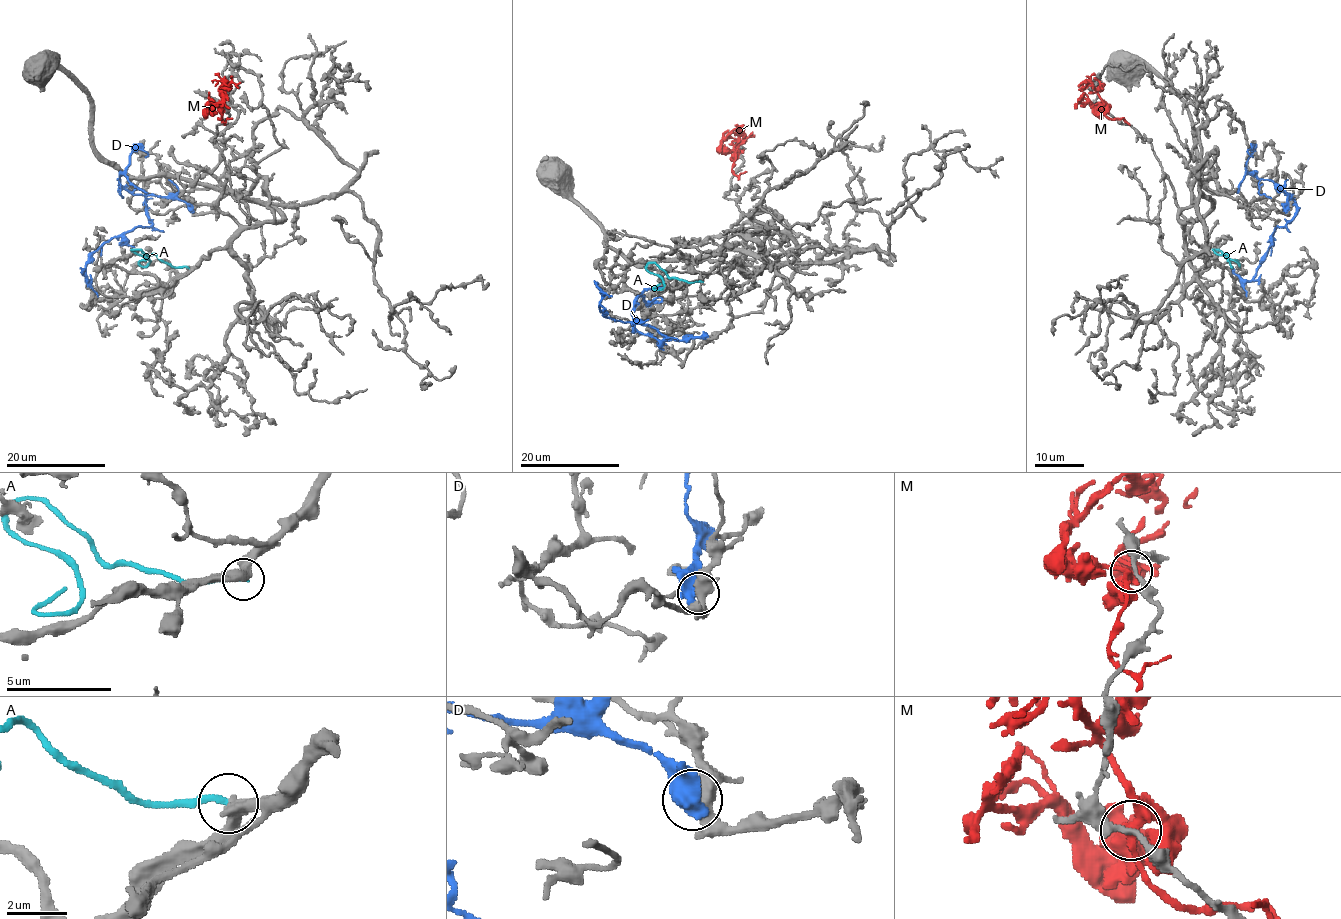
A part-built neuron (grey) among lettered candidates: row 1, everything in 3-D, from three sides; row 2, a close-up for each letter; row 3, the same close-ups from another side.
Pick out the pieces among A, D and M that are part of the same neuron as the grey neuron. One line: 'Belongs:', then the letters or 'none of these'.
Belongs: none of these

